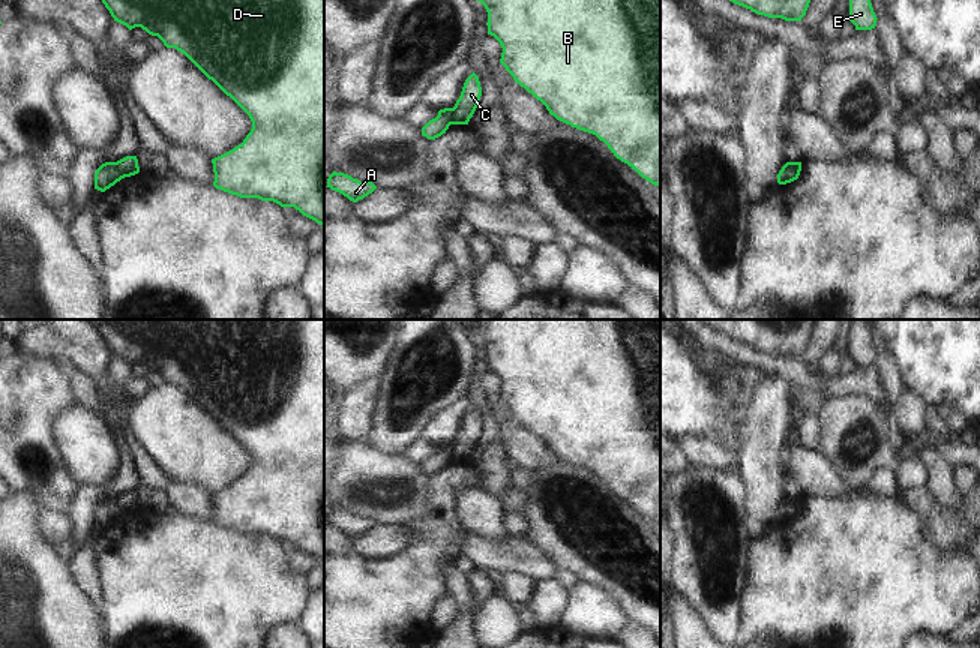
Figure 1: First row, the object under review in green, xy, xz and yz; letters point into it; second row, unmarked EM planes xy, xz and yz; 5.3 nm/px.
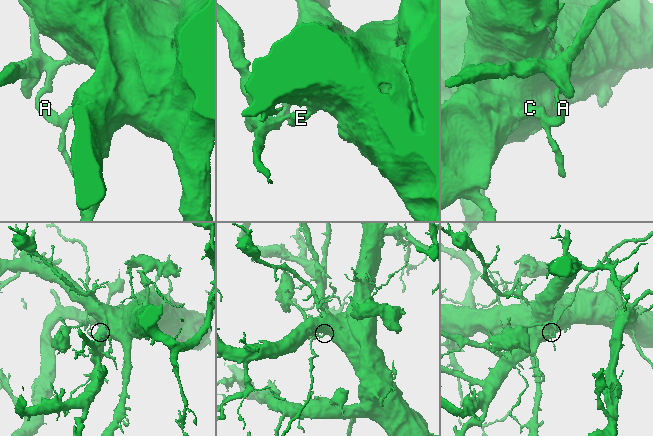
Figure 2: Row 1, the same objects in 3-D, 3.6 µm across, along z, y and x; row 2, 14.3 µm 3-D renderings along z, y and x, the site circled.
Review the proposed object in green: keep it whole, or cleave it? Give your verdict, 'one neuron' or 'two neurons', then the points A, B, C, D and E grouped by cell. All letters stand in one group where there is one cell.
two neurons; A / B C D E

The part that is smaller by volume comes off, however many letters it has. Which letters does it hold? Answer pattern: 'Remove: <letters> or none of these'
Remove: A

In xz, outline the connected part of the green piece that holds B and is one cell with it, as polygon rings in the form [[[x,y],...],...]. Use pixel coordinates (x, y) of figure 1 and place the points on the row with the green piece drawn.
[[[477,0],[480,2],[488,12],[488,34],[494,36],[501,48],[500,63],[506,68],[506,70],[513,76],[515,82],[524,87],[528,93],[531,93],[537,100],[540,100],[551,116],[557,120],[570,124],[579,130],[596,135],[600,141],[603,141],[608,148],[614,153],[617,159],[627,164],[632,170],[635,170],[642,178],[650,182],[654,186],[660,186],[660,0]]]

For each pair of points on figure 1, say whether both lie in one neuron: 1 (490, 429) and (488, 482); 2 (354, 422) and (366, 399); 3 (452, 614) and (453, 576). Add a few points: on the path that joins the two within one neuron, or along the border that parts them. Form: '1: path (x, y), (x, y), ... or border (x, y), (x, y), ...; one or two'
1: path (490, 443), (490, 468); one
2: path (357, 416), (360, 405); one
3: border (450, 591), (458, 600), (458, 617), (444, 629); two

